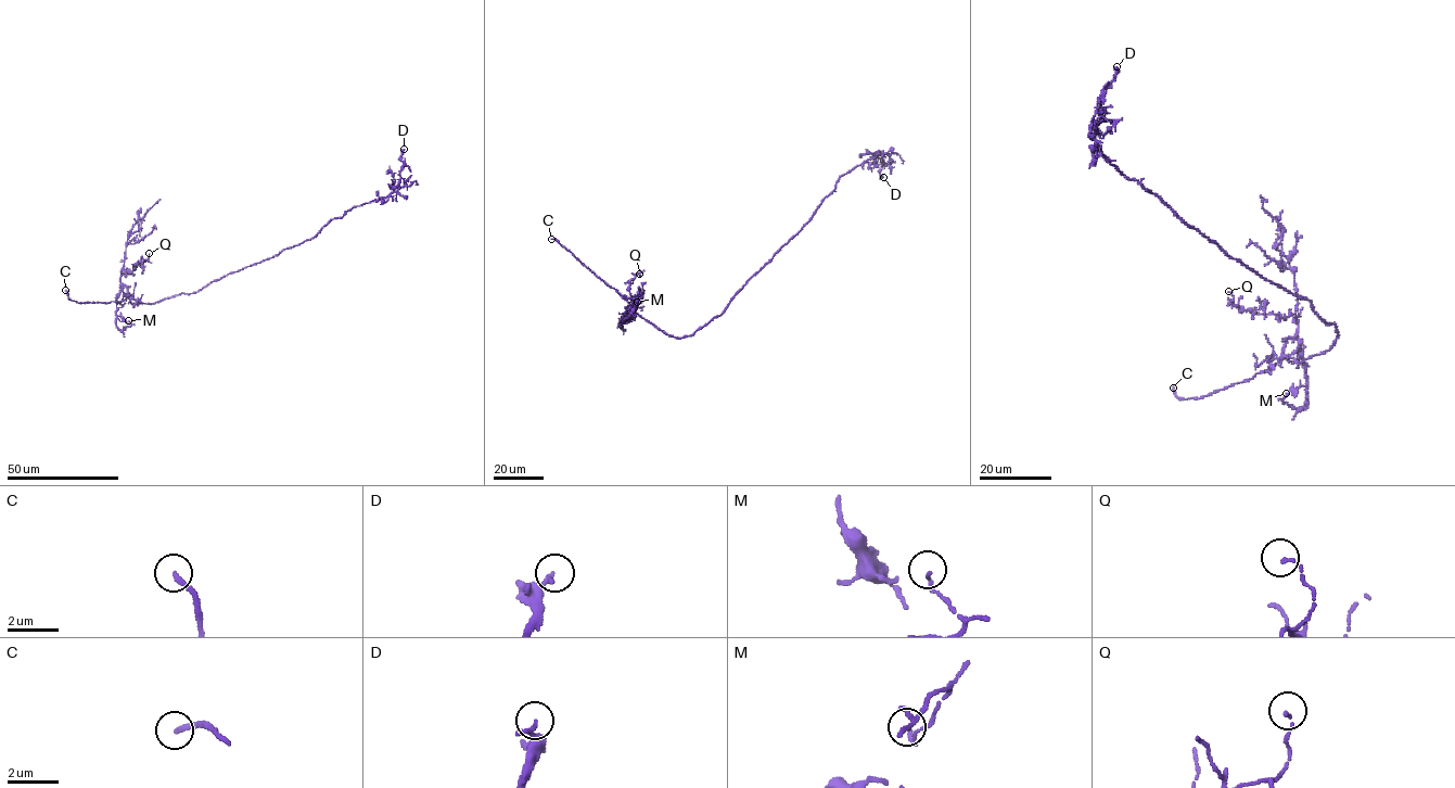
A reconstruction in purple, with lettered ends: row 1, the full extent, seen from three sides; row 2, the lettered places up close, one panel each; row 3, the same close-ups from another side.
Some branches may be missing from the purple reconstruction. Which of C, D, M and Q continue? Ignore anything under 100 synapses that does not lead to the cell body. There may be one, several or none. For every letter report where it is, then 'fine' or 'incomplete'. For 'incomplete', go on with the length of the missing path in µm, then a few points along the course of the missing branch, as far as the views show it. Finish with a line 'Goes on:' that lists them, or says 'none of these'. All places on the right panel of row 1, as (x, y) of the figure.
C: at (1173, 388); incomplete; about 7 µm are missing
D: at (1117, 66); fine
M: at (1286, 393); fine
Q: at (1228, 291); fine
Goes on: C

